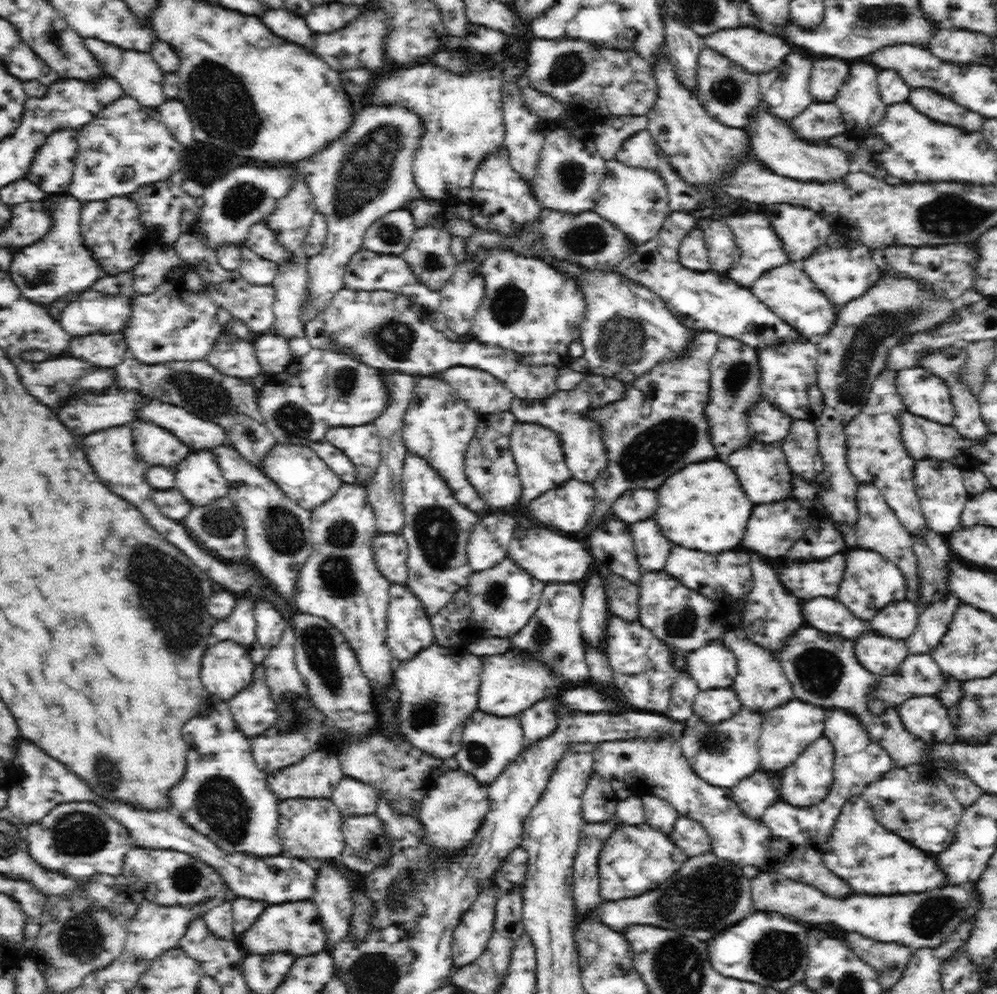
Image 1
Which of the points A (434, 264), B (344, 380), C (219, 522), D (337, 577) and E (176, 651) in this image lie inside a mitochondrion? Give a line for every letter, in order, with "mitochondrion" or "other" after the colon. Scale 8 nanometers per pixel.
A: mitochondrion
B: mitochondrion
C: mitochondrion
D: mitochondrion
E: mitochondrion

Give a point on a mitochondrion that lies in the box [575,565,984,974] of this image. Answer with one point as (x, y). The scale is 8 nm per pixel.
(704, 895)

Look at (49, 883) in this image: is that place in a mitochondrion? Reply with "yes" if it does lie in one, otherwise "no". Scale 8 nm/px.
no

